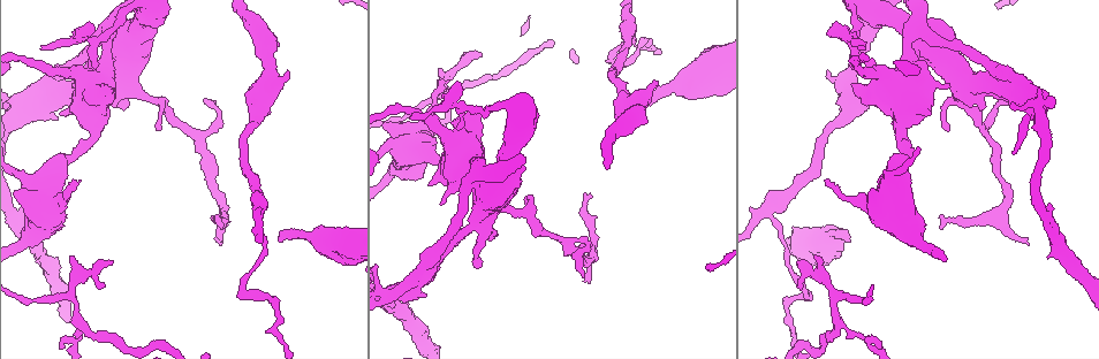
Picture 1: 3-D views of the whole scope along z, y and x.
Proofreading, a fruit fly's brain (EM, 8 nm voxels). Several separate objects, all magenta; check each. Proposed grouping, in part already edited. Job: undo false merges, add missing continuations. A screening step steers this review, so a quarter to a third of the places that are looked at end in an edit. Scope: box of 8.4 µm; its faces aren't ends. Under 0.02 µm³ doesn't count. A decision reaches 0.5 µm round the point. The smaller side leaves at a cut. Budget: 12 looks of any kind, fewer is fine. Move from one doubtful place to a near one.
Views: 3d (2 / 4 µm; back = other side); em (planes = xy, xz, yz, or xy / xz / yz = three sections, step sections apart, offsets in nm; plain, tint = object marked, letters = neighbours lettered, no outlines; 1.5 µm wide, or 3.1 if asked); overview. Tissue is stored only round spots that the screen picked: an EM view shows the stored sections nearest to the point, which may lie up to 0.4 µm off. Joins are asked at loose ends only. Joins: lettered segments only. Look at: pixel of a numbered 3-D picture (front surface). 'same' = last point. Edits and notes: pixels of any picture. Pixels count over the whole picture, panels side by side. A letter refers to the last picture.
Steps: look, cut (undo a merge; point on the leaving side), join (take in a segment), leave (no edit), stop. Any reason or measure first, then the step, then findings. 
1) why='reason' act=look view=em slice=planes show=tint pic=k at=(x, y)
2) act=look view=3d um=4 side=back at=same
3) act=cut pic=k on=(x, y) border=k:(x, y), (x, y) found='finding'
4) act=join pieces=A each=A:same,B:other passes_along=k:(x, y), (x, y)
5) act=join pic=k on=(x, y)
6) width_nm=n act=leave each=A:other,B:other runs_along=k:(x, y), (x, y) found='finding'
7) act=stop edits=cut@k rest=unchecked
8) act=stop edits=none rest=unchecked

act=look view=3d um=2 side=back pic=1 at=(849, 40)

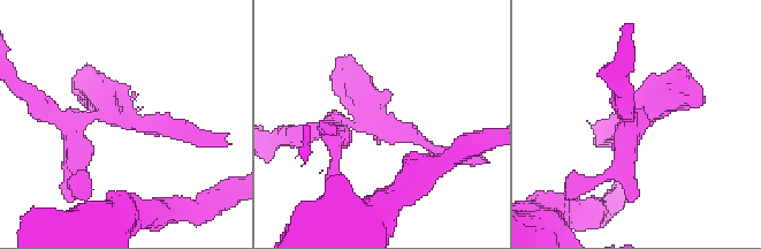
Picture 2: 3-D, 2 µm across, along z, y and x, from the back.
act=look view=em slice=planes show=plain pic=2 at=(345, 122)

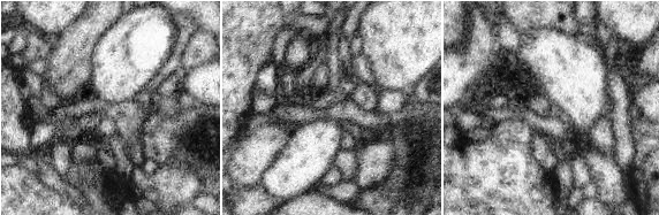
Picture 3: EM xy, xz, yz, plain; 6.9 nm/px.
act=look view=em slice=planes show=letters at=same

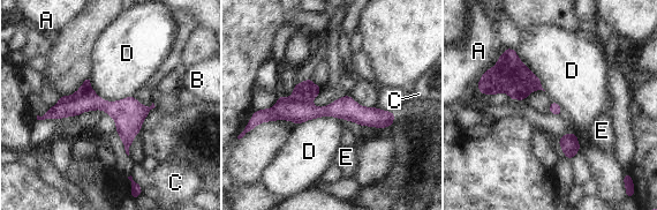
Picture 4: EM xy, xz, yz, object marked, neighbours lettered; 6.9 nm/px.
width_nm=80 act=leave each=A:other,B:other,C:other,D:other,E:other border=4:(89, 76), (105, 100), (133, 96) found='all the same neuron'

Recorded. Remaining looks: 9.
why='thin end' act=look view=3d um=2 pic=1 at=(73, 178)

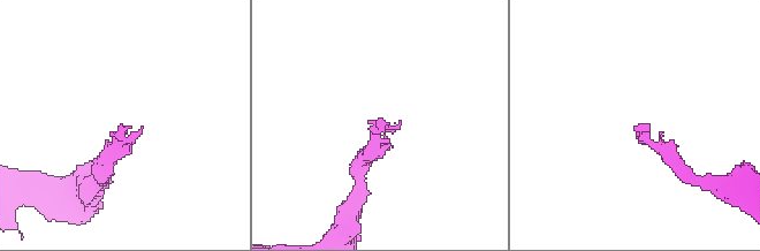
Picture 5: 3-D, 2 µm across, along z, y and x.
act=look view=em slice=planes show=letters pic=5 at=(634, 125)

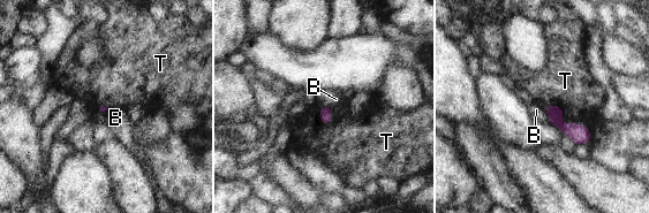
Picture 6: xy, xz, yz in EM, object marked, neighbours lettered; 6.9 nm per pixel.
act=leave each=B:other,T:other border=6:(544, 107), (550, 122) found='none of them fits'

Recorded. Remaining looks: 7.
why='free end' act=look view=em slice=xy step=4 show=letters pic=1 at=(430, 182)

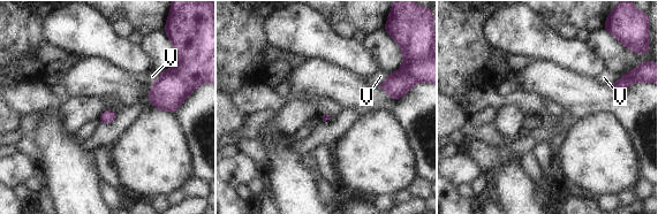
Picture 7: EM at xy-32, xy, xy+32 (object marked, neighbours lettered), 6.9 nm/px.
longest_contact=V:120nm act=leave each=V:other border=7:(388, 74), (377, 85) found='no lettered segment goes on from it'

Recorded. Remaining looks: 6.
why='free end' act=look view=em slice=planes show=plain pic=1 at=(113, 262)

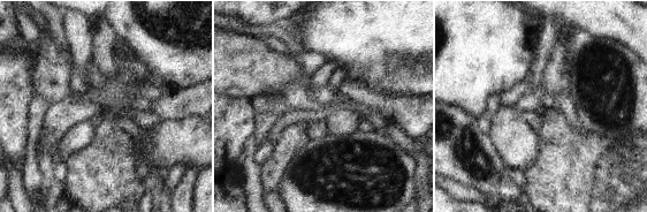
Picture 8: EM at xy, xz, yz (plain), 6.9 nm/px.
why='what lies round it' act=look view=em slice=planes show=letters at=same

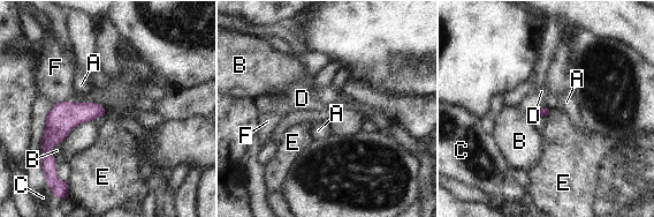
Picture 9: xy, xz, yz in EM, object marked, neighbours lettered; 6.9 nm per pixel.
longest_contact=B:160nm act=leave each=A:other,B:other,C:other,D:other,E:other,F:other border=9:(104, 114), (92, 119) found='none of them fits'

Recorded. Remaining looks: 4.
why='free end' act=look view=3d um=4 pic=1 at=(848, 239)

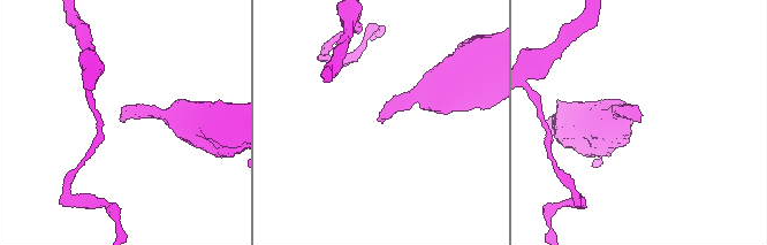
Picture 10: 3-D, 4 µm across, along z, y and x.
act=look view=em slice=planes show=tint pic=10 at=(384, 120)

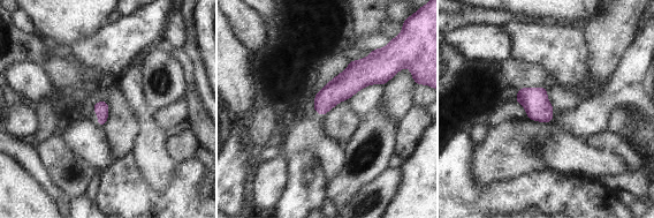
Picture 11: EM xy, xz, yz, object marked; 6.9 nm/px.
act=look view=em slice=planes show=letters at=same

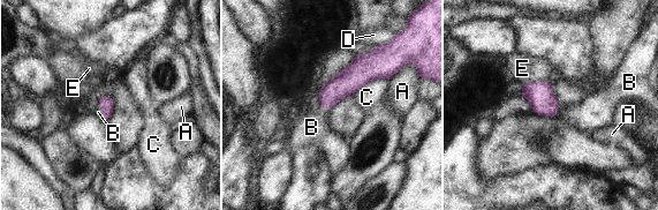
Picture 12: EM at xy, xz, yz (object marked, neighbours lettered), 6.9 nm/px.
act=join pieces=B each=A:other,B:same,C:other,D:other,E:other passes_along=12:(106, 102), (103, 112), (98, 112) found='the neuron continues'

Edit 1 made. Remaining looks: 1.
act=stop edits=join@12 rest=unchecked

